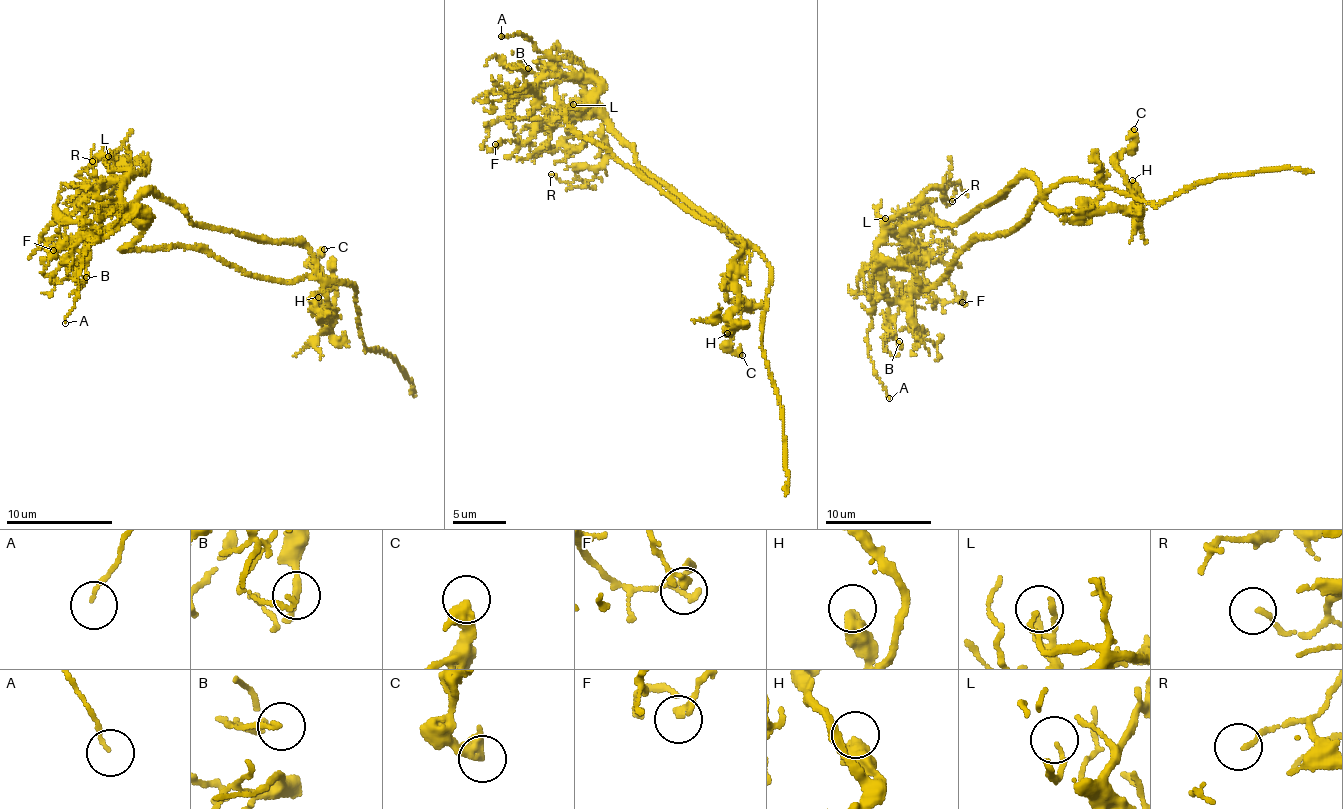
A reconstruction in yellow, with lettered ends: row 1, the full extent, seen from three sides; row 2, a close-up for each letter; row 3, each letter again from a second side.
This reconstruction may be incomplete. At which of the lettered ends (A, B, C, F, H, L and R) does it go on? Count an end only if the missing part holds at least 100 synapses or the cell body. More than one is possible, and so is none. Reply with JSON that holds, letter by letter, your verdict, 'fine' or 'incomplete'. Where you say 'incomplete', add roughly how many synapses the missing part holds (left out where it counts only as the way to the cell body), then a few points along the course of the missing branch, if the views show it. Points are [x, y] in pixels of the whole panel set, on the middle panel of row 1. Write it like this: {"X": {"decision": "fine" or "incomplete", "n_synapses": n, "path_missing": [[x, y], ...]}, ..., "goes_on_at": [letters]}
{"A": {"decision": "fine"}, "B": {"decision": "fine"}, "C": {"decision": "fine"}, "F": {"decision": "fine"}, "H": {"decision": "fine"}, "L": {"decision": "fine"}, "R": {"decision": "fine"}, "goes_on_at": []}

